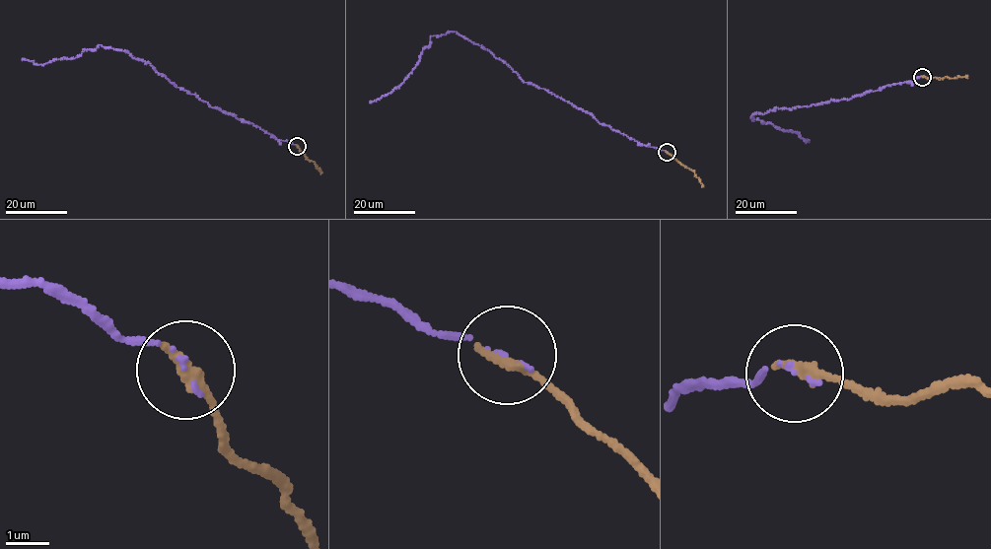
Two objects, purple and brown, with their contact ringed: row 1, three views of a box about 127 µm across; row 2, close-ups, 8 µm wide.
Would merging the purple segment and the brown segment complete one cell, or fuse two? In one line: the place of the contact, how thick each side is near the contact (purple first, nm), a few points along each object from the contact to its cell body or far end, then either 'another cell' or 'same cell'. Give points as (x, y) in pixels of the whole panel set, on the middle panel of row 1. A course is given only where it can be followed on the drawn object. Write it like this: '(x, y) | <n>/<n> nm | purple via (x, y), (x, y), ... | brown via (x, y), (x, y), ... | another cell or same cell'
(667, 152) | 70/280 nm | purple via (668, 152), (640, 144), (525, 82), (457, 32), (431, 35), (404, 81), (369, 102) | brown via (668, 152), (693, 171), (703, 186) | same cell

